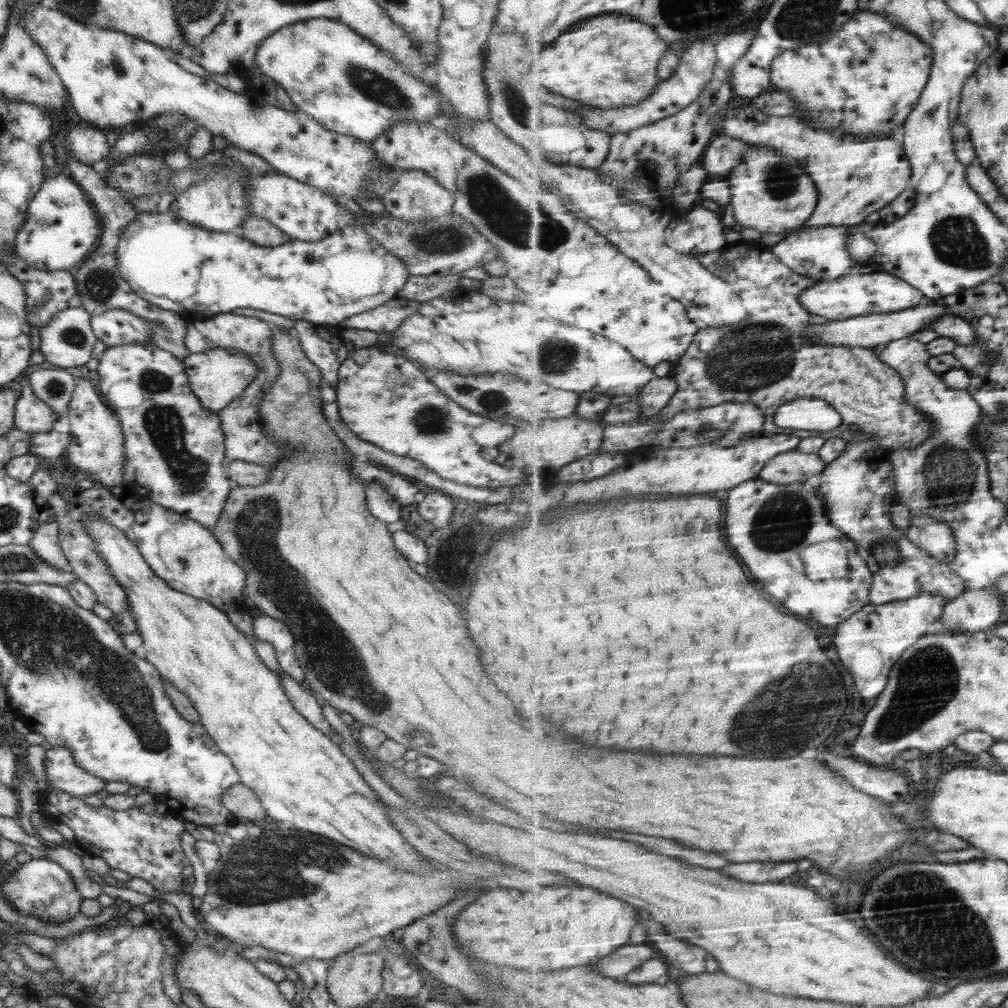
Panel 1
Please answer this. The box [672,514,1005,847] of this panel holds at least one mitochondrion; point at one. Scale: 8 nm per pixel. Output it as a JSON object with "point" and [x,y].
{"point":[928,679]}

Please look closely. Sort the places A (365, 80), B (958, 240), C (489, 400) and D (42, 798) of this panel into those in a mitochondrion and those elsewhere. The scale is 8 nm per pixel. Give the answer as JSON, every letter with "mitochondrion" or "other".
{"A":"mitochondrion","B":"mitochondrion","C":"mitochondrion","D":"other"}

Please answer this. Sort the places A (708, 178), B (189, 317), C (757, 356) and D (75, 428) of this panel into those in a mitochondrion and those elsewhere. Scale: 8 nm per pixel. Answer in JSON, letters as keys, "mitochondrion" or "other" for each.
{"A":"other","B":"other","C":"mitochondrion","D":"other"}

